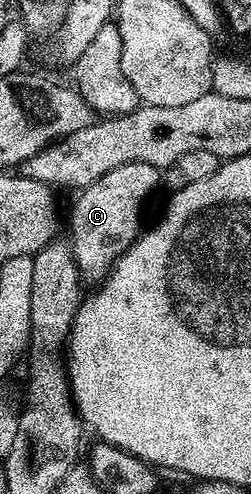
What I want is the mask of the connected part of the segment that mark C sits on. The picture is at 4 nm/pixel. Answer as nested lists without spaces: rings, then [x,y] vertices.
[[[146,163],[119,165],[119,169],[111,169],[111,173],[103,173],[99,181],[87,185],[78,194],[81,196],[73,203],[73,216],[70,217],[69,223],[73,226],[71,242],[77,267],[81,270],[82,280],[100,281],[104,279],[117,264],[117,258],[141,236],[143,232],[141,222],[145,219],[145,206],[148,205],[149,198],[156,193],[157,186],[161,183],[161,175],[162,172],[155,165]]]

